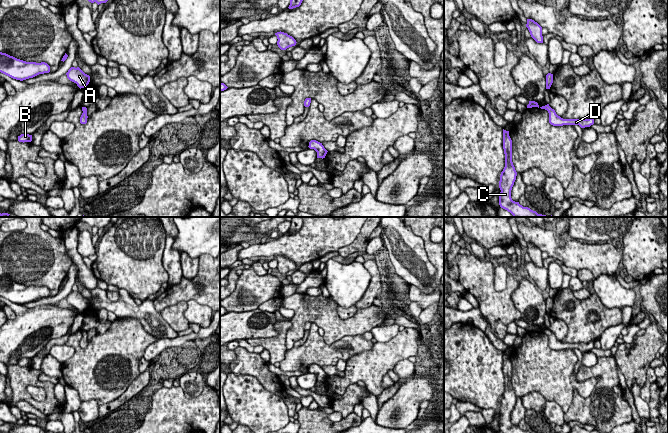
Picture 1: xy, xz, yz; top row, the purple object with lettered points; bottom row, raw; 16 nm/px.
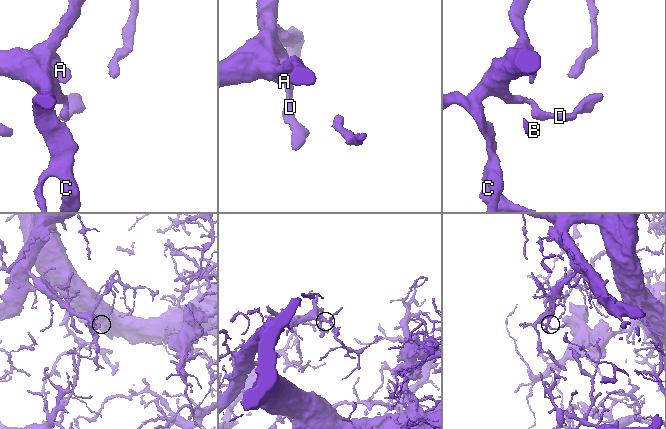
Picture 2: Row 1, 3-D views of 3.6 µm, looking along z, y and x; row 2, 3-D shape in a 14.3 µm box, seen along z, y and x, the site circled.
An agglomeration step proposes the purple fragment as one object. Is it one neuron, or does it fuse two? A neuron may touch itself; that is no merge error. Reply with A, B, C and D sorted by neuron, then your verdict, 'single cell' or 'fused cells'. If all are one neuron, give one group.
A B C D | single cell

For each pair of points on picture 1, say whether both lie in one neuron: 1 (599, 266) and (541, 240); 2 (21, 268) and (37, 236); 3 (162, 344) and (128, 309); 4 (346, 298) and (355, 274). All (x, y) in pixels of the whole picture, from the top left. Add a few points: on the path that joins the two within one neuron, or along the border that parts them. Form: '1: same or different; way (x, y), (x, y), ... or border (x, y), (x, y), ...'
1: same; way (585, 256), (555, 251)
2: same; way (28, 260), (33, 255), (33, 244)
3: different; border (177, 335), (173, 338), (157, 339)
4: same; way (346, 292), (346, 285), (351, 280)

